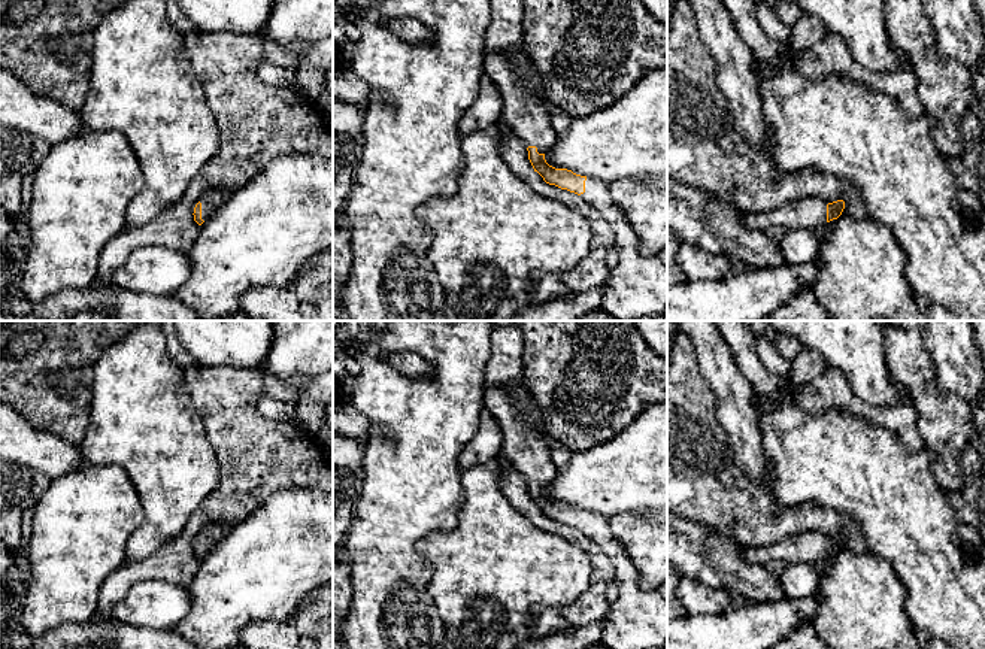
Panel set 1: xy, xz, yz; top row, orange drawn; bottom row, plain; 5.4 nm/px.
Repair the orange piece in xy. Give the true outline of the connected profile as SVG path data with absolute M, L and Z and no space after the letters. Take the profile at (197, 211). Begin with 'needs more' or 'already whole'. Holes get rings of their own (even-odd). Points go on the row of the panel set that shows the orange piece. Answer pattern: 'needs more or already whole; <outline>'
needs more; M207 191L193 207L194 221L201 225L222 204L221 191Z

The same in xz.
needs more; M491 0L491 24L485 34L484 67L485 75L495 84L501 100L500 122L510 127L512 137L521 139L528 151L528 160L543 181L561 189L578 194L588 204L595 207L606 222L612 227L616 240L613 248L618 251L619 261L610 270L610 276L603 294L600 309L619 321L634 321L649 315L667 312L667 269L657 257L640 252L639 237L628 224L625 213L610 195L609 185L587 176L581 176L567 169L555 169L545 160L545 154L555 143L557 133L551 125L549 110L525 87L512 61L506 57L524 45L524 0Z

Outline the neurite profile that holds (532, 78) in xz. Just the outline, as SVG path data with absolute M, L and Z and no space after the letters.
M524 45L515 51L506 52L525 87L546 106L546 109L558 110L557 104L548 101L545 94L545 82L531 60L528 58Z

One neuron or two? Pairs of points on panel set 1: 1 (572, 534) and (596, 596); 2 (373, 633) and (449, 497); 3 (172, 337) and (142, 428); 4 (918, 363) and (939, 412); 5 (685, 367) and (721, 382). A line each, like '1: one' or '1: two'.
1: one
2: one
3: two
4: one
5: two

